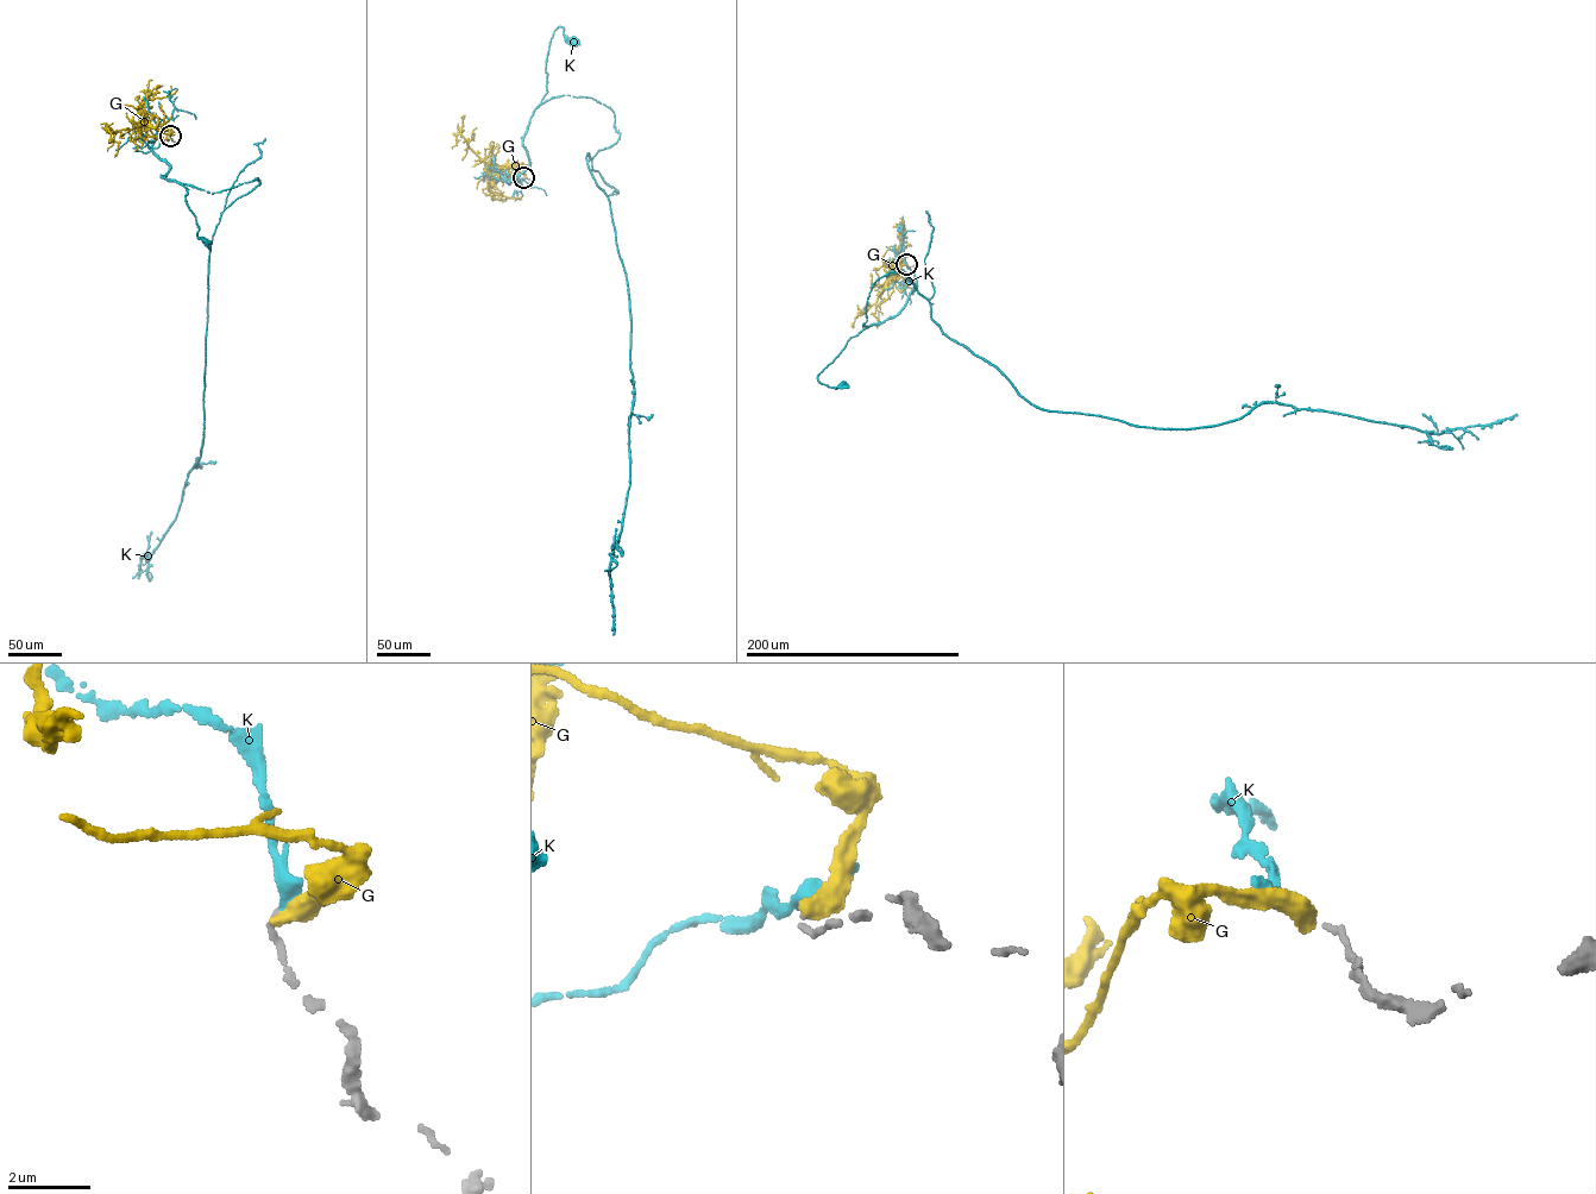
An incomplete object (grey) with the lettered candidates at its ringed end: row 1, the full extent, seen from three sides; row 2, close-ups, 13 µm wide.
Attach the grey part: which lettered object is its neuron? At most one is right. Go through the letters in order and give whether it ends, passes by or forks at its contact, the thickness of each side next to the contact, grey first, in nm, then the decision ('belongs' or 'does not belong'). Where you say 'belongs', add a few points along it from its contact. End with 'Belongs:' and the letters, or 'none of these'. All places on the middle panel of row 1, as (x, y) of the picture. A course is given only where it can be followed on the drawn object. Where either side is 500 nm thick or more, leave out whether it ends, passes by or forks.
G: it ends | 120/480 nm | does not belong
K: it passes by | 120/240 nm | belongs | via (523, 177), (508, 183), (528, 165), (523, 137), (547, 92), (550, 41), (559, 26), (575, 42)
Belongs: K

